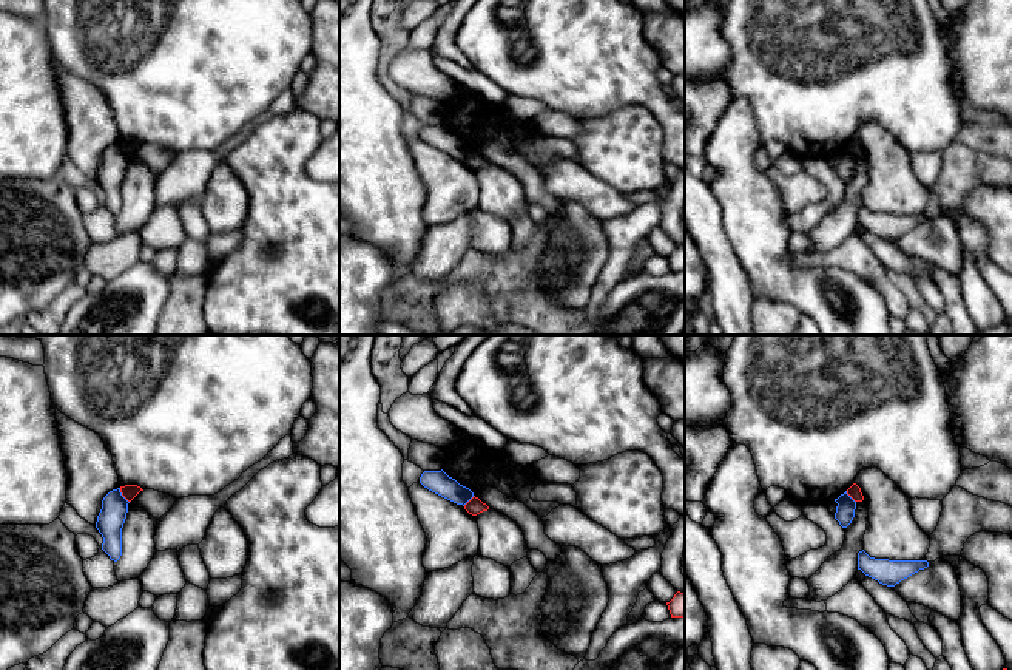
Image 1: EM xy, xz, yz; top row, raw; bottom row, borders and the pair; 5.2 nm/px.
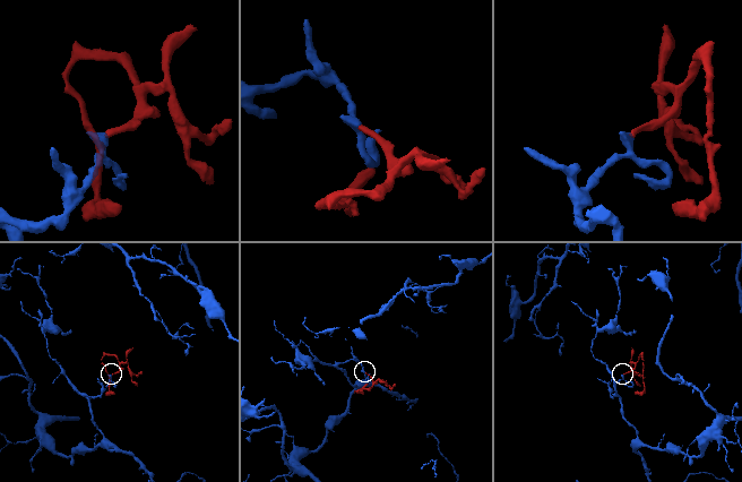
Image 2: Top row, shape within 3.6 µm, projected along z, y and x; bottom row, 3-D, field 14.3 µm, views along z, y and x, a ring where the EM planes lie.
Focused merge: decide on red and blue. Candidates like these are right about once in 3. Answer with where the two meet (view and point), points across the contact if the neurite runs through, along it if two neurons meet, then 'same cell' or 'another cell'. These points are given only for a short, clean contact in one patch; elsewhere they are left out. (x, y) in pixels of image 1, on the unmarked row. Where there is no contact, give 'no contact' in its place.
xy (122, 148) | along xy (119, 142), (128, 156) | another cell

